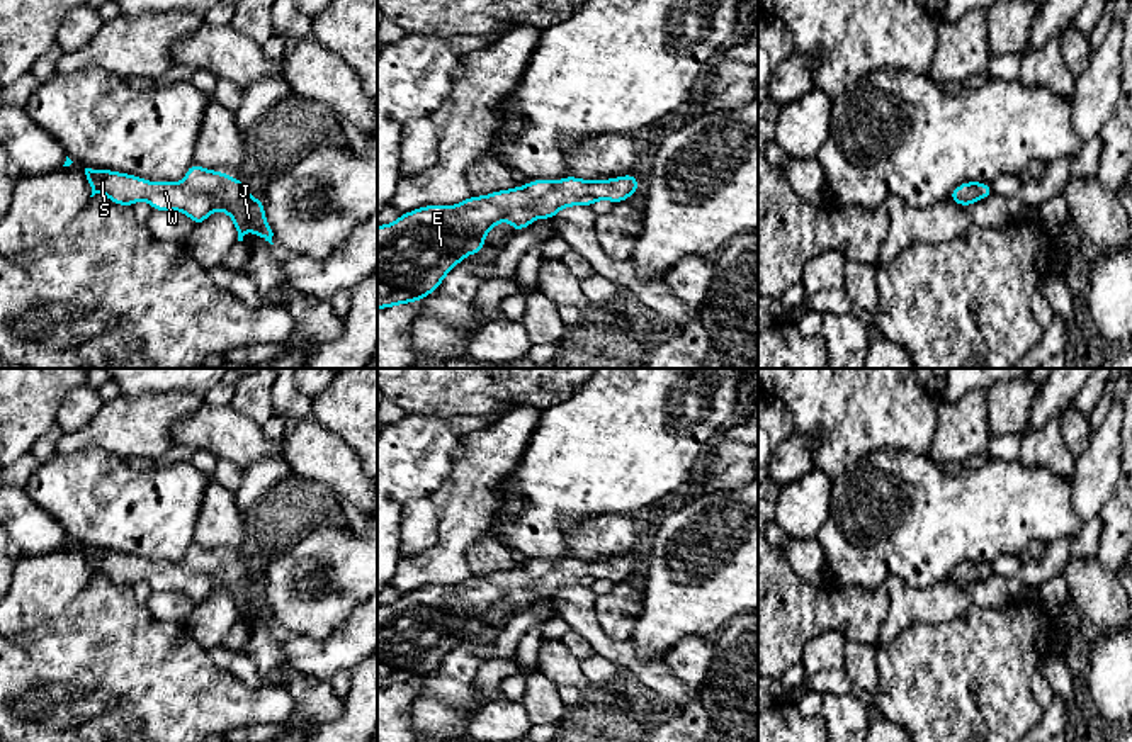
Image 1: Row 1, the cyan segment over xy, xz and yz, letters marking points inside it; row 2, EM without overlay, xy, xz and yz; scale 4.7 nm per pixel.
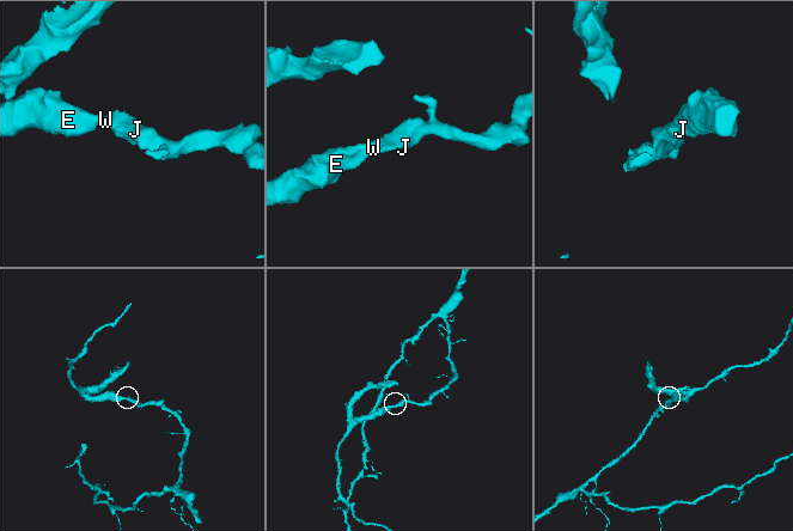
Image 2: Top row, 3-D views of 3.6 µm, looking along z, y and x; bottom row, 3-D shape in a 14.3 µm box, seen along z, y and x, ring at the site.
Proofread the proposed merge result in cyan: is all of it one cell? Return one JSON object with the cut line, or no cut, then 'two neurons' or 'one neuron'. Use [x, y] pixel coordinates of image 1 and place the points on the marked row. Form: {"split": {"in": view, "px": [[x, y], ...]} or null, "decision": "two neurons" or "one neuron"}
{"split": null, "decision": "one neuron"}

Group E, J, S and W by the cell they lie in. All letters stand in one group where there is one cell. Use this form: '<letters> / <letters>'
E J S W

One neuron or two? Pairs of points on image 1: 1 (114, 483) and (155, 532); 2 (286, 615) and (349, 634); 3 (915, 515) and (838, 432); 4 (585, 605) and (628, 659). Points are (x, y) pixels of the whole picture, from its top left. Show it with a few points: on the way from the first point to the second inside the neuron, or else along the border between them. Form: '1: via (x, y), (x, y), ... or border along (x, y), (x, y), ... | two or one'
1: via (126, 494), (153, 520) | one
2: border along (359, 603), (327, 635), (294, 637) | two
3: border along (901, 449), (877, 449), (865, 454), (832, 479) | two
4: via (585, 620), (612, 651) | one

